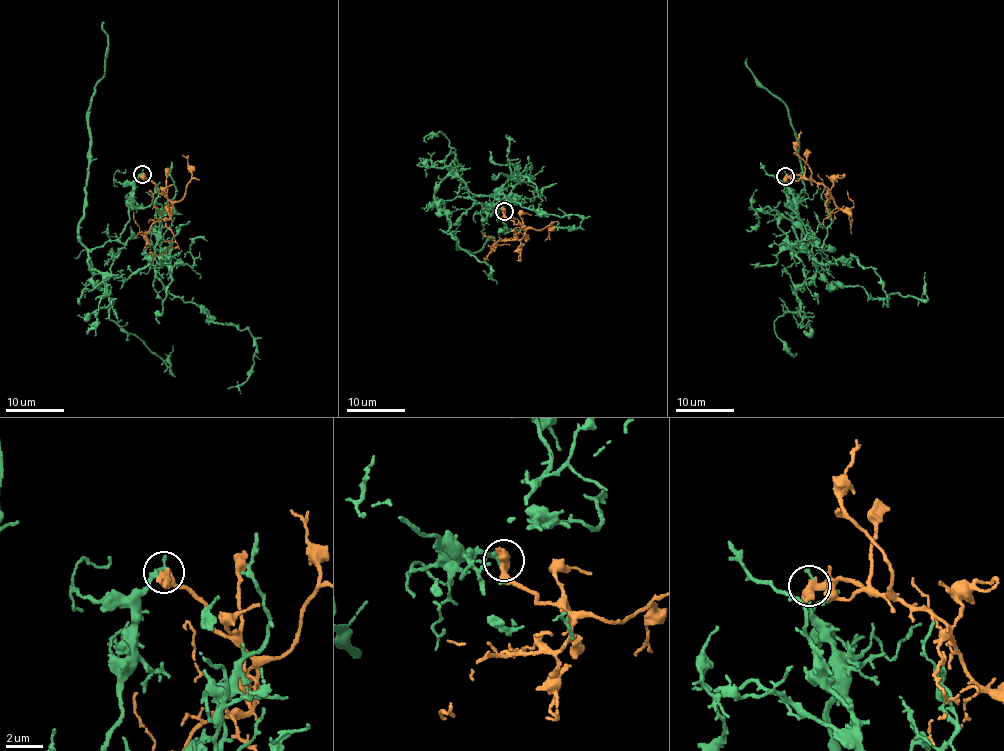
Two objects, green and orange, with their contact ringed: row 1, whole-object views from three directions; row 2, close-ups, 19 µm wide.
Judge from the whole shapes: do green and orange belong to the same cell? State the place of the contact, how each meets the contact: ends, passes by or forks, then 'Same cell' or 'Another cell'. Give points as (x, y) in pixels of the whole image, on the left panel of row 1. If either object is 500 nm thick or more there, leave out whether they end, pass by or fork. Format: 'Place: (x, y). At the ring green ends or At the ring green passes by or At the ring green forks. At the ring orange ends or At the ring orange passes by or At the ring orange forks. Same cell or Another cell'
Place: (142, 174). Another cell

